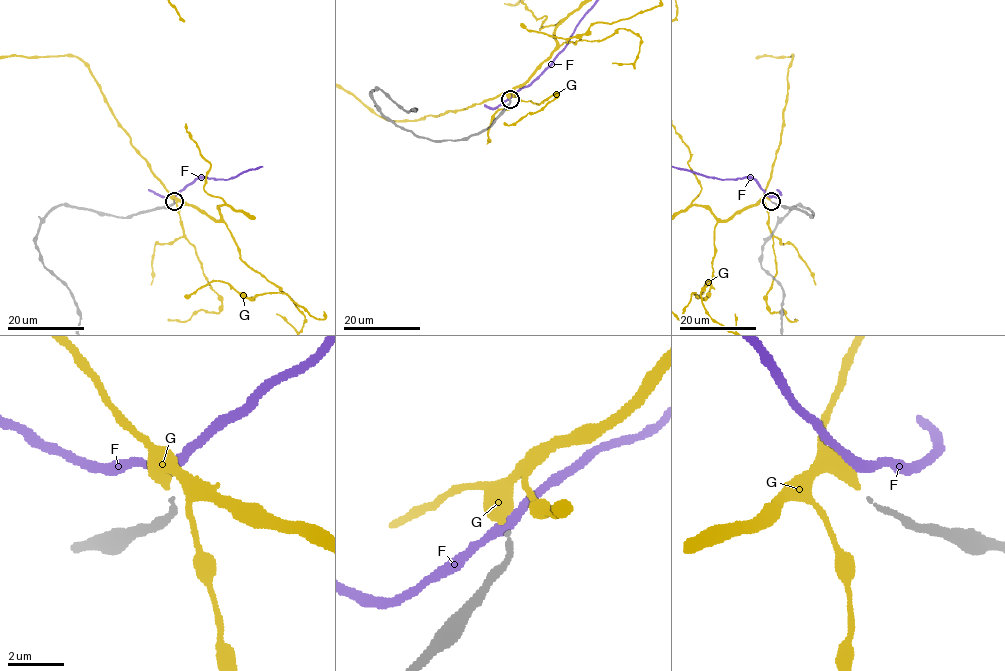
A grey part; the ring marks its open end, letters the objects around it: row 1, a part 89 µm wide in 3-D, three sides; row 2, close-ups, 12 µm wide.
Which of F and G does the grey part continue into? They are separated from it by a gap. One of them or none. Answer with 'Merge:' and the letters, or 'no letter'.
Merge: G

